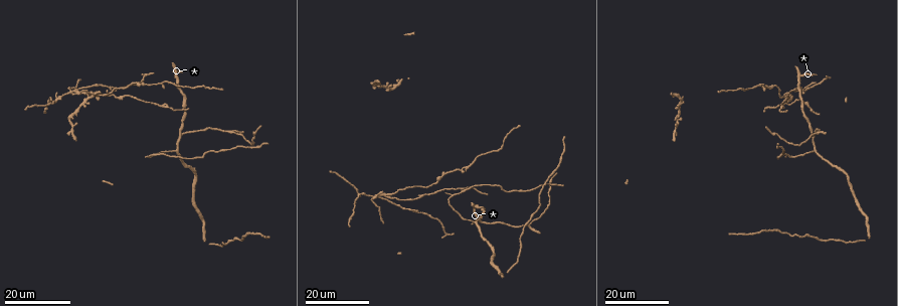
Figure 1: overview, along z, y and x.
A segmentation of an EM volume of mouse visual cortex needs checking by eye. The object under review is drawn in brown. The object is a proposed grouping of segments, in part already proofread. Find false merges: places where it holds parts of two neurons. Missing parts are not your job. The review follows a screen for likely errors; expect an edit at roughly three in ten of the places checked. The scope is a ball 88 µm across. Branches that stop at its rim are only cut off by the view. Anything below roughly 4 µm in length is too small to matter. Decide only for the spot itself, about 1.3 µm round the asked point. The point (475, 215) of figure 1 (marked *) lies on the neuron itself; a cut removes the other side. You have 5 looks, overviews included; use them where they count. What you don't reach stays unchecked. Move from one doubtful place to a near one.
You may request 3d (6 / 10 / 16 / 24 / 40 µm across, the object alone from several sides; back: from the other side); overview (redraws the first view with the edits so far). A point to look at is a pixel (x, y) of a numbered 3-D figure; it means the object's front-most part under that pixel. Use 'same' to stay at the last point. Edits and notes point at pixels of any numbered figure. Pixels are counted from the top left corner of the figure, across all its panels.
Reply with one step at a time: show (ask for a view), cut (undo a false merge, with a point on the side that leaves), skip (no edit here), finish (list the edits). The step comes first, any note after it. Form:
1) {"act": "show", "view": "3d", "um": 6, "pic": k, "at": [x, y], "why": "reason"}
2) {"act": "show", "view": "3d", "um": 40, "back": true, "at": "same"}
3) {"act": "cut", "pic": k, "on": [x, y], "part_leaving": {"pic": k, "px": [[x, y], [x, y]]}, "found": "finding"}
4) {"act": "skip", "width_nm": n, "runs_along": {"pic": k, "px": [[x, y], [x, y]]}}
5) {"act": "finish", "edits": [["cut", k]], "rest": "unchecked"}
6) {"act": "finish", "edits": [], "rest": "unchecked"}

{"act": "show", "view": "3d", "um": 24, "pic": 1, "at": [817, 149], "why": "arms part here"}

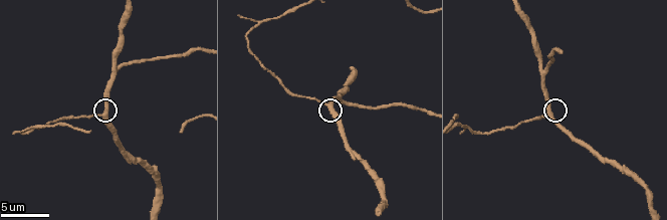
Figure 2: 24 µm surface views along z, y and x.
{"act": "show", "view": "3d", "um": 10, "pic": 2, "at": [327, 103]}

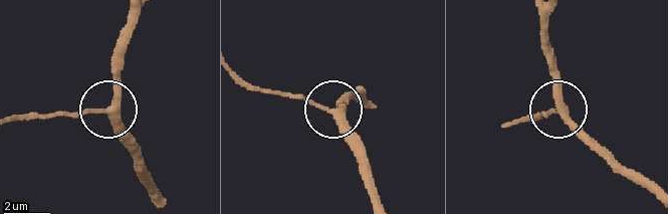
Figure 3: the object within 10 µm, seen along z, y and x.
{"act": "skip", "runs_along": {"pic": 3, "px": [[130, 15], [130, 38], [113, 101], [57, 114]]}, "found": "continuous, no second neuron"}

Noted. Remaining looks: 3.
{"act": "show", "view": "3d", "um": 10, "pic": 2, "at": [112, 72], "why": "two arms in line, one across"}

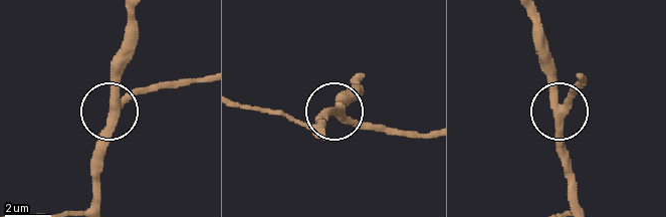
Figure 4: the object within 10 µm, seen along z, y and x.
{"act": "skip", "arms": 3, "found": "all the same neuron"}

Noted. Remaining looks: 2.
{"act": "show", "view": "3d", "um": 16, "pic": 1, "at": [372, 196]}

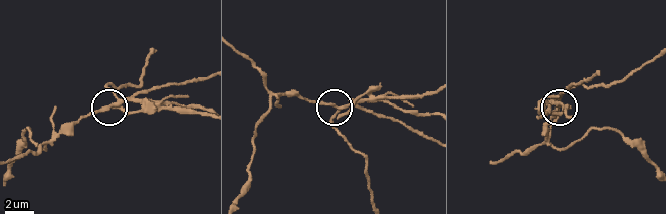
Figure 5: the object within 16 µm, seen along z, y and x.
{"act": "show", "view": "3d", "um": 6, "pic": 5, "at": [560, 99]}

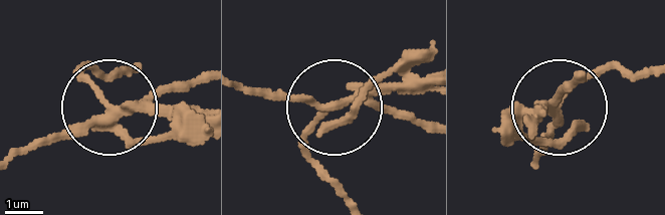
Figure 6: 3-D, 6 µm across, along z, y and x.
{"act": "cut", "pic": 6, "on": [179, 111], "side_arm_um": 25, "arms": 4, "found": "two neurons meet here"}

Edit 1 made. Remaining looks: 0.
{"act": "finish", "edits": [["cut", 6]], "rest": "unchecked"}

